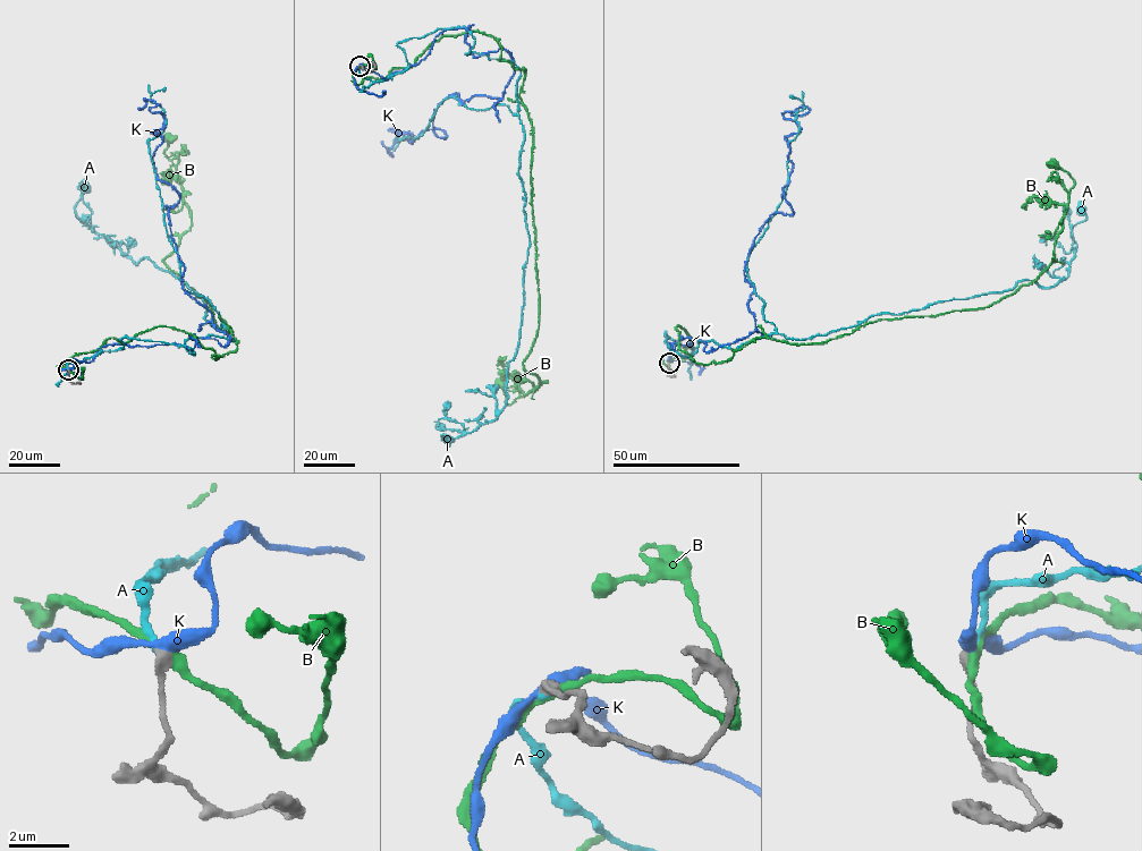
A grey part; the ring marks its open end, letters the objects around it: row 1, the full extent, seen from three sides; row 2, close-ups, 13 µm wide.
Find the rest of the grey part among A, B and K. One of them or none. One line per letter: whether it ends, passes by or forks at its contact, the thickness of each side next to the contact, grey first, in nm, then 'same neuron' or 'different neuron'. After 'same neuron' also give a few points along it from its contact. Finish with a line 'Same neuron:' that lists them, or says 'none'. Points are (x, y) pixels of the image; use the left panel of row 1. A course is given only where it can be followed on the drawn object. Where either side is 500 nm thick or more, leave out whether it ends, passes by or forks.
A: it ends there; 360 nm thick on the grey side, 190 nm on the other; same neuron; it runs (69, 369), (124, 338), (194, 355), (191, 338), (233, 341), (183, 280), (77, 218), (85, 187)
B: it passes by; 380 nm thick on the grey side, 300 nm on the other; different neuron
K: it passes by; 360 nm thick on the grey side, 360 nm on the other; different neuron
Same neuron: A

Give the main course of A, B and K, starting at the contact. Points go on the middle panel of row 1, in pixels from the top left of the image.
A: (360, 66), (388, 79), (398, 42), (464, 27), (466, 54), (519, 70), (518, 346), (498, 417), (447, 439)
B: (360, 66), (356, 84), (386, 78), (478, 31), (525, 70), (523, 367), (546, 381), (508, 405), (499, 381)
K: (360, 66), (387, 78), (459, 27), (514, 61), (501, 99), (439, 103), (446, 138), (381, 141)

